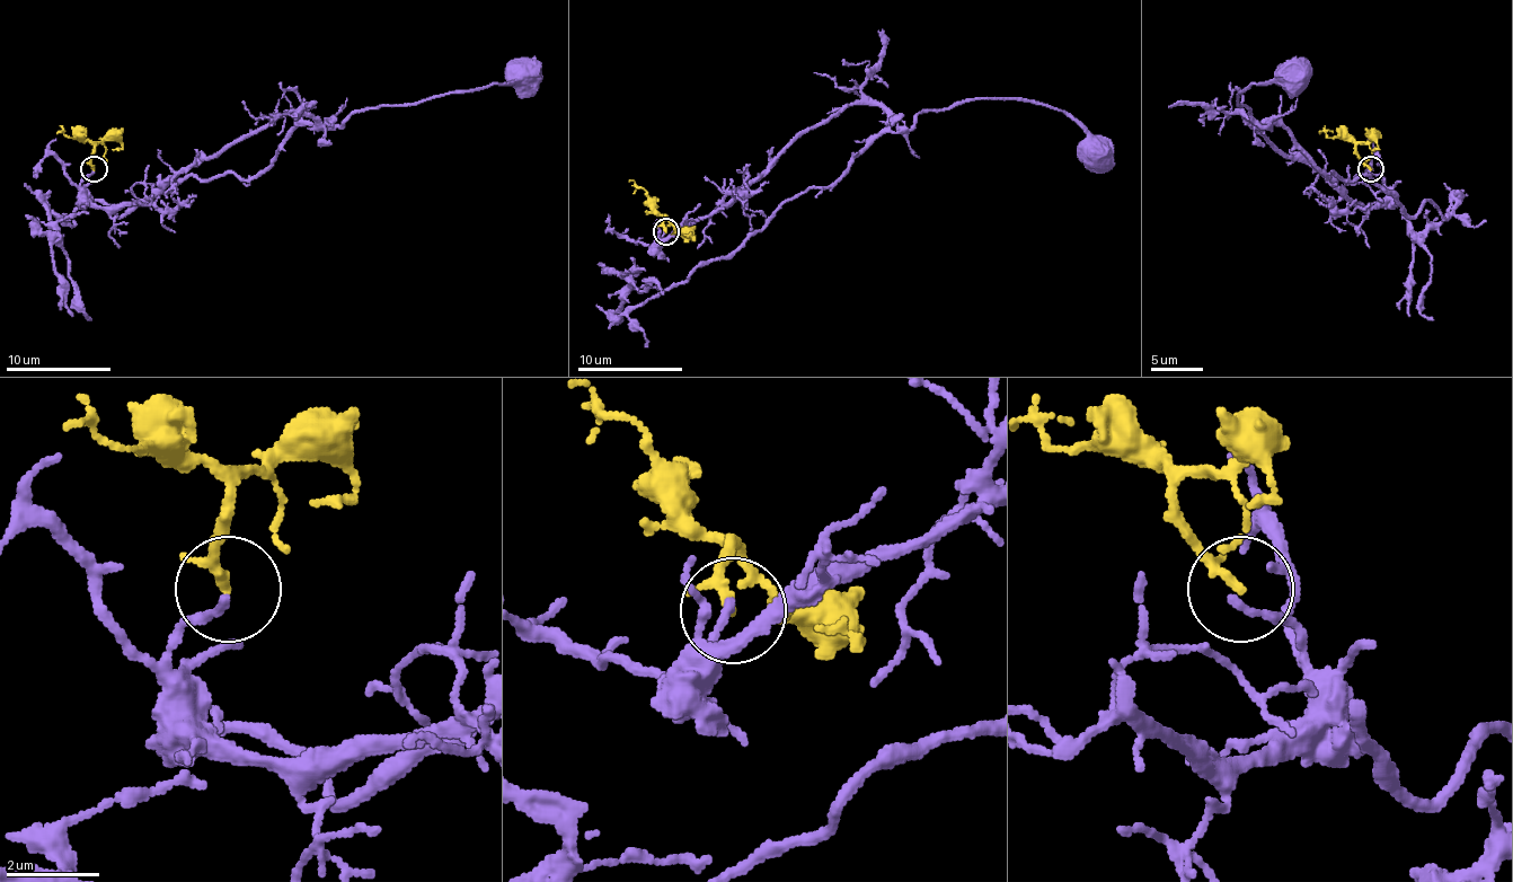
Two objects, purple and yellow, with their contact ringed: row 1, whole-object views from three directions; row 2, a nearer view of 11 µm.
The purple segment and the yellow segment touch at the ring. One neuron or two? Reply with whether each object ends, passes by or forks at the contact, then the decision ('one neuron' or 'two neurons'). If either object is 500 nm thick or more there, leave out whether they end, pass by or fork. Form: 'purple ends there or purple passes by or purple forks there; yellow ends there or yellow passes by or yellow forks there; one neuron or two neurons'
purple ends there; yellow passes by; two neurons

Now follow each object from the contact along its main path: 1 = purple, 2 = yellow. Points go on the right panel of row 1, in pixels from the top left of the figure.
1: (1370, 169), (1386, 183), (1378, 206), (1348, 201), (1244, 117), (1267, 125), (1239, 104), (1239, 94), (1291, 72)
2: (1370, 169), (1348, 138), (1328, 138), (1323, 130), (1320, 133)

